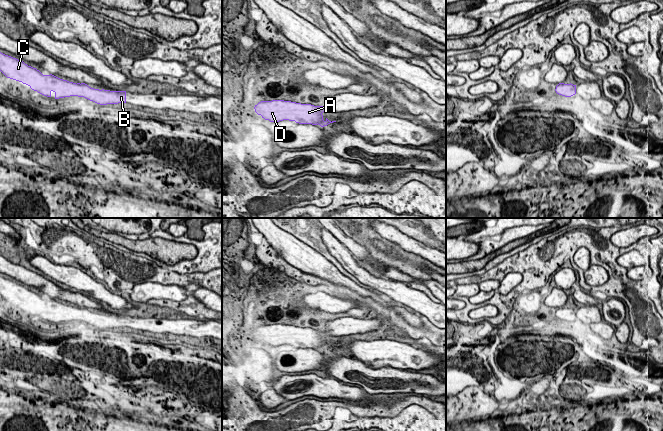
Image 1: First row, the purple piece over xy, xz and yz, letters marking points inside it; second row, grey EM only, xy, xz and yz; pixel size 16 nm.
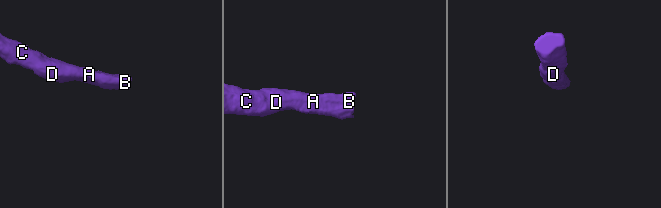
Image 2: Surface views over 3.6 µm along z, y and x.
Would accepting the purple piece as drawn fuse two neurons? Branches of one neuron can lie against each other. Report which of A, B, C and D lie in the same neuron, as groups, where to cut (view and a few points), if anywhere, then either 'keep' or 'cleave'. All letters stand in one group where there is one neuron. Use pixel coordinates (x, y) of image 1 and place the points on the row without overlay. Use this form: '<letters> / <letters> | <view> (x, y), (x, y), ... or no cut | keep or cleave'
A B C D | no cut | keep

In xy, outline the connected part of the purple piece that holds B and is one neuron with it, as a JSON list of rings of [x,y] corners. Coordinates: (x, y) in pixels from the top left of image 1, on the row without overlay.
[[[0,276],[0,295],[7,301],[23,308],[28,309],[32,314],[37,315],[38,317],[51,321],[51,316],[55,317],[55,323],[70,321],[70,320],[78,320],[84,321],[90,325],[93,325],[100,329],[107,328],[118,328],[118,327],[126,327],[126,315],[110,315],[110,314],[99,314],[89,311],[85,307],[73,307],[67,304],[60,303],[52,298],[43,299],[39,294],[28,290],[23,285],[19,285],[16,282],[5,279]]]

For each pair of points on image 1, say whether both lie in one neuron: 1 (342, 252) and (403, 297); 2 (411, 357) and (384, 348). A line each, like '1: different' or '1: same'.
1: same
2: same

